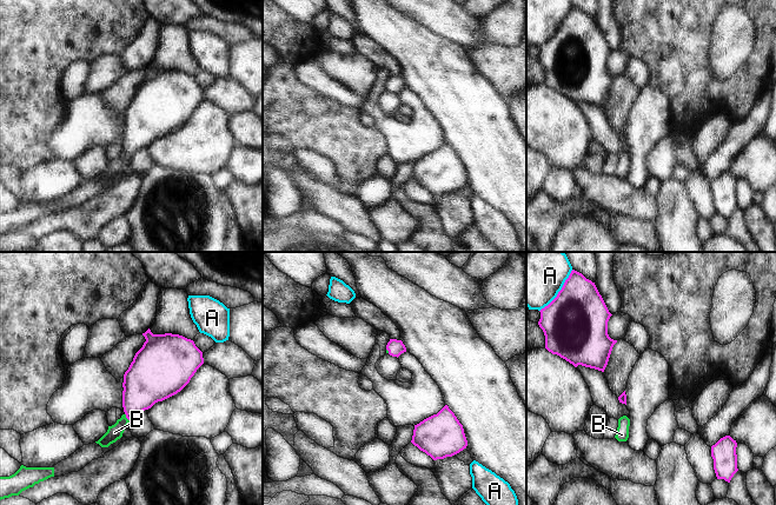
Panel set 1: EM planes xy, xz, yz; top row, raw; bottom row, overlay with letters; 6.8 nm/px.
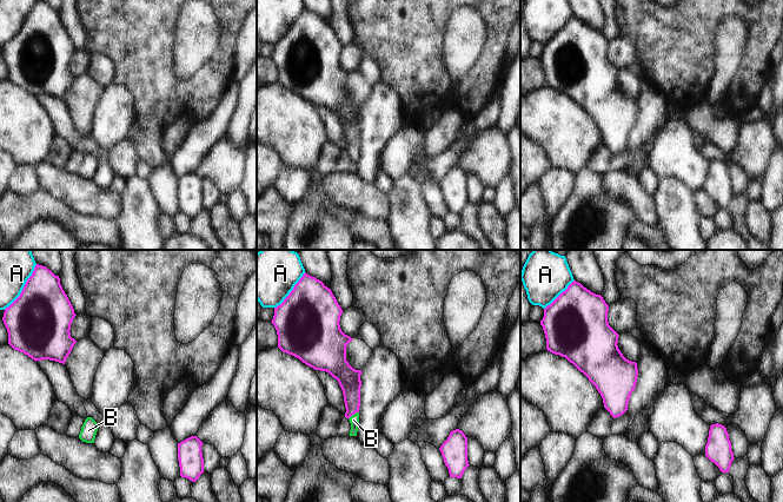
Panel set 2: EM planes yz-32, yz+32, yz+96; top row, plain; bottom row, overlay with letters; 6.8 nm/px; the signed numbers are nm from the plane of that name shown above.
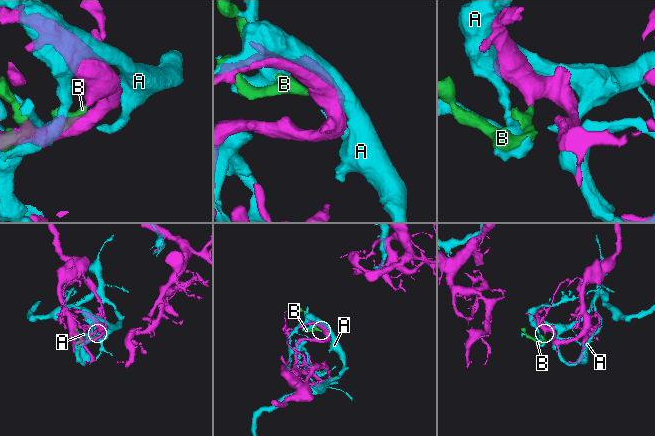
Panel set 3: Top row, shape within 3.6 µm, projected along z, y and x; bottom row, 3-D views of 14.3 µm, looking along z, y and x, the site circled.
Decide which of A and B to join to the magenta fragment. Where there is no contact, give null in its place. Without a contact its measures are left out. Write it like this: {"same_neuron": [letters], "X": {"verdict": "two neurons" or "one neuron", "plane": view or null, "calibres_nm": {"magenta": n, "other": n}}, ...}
{"same_neuron": ["B"], "A": {"verdict": "two neurons", "plane": "yz", "calibres_nm": {"magenta": 440, "other": 300}}, "B": {"verdict": "one neuron", "plane": "xy", "calibres_nm": {"magenta": 280, "other": 110}}}

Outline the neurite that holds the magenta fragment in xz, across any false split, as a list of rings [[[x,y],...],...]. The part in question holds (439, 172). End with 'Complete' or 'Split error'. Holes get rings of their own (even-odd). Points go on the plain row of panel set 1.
[[[447,141],[414,161],[411,179],[433,197],[452,193],[467,182],[463,161]]]. Complete

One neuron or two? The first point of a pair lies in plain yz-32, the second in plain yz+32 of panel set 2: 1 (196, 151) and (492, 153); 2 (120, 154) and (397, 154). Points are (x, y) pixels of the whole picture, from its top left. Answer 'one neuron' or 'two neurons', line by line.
1: two neurons
2: one neuron

